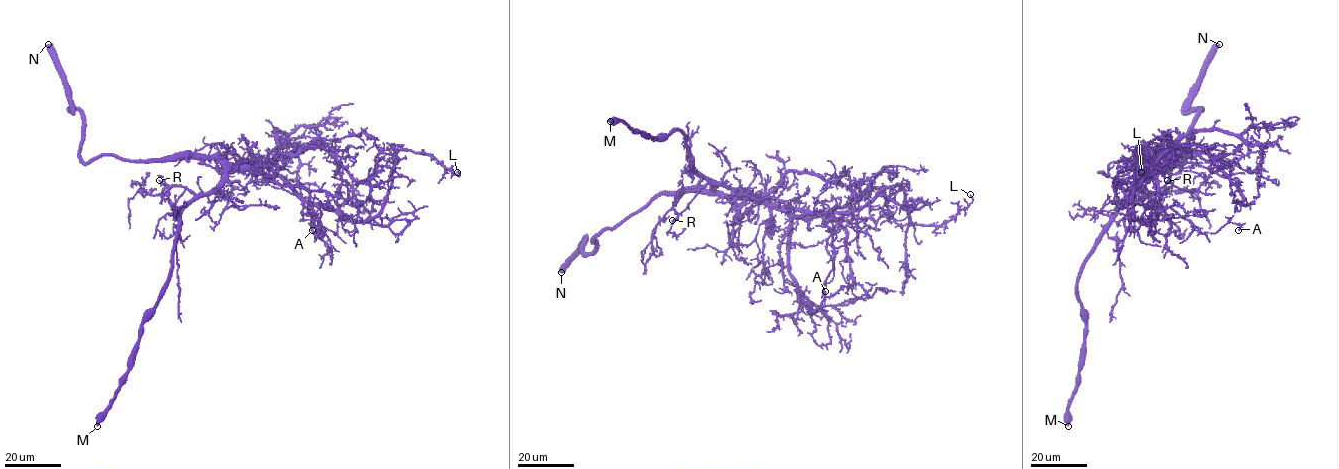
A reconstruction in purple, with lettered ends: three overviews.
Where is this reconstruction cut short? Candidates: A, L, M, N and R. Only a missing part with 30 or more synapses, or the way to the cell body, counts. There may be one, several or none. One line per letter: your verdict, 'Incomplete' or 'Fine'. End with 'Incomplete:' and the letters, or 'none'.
A: Fine
L: Fine
M: Incomplete
N: Fine
R: Fine
Incomplete: M

